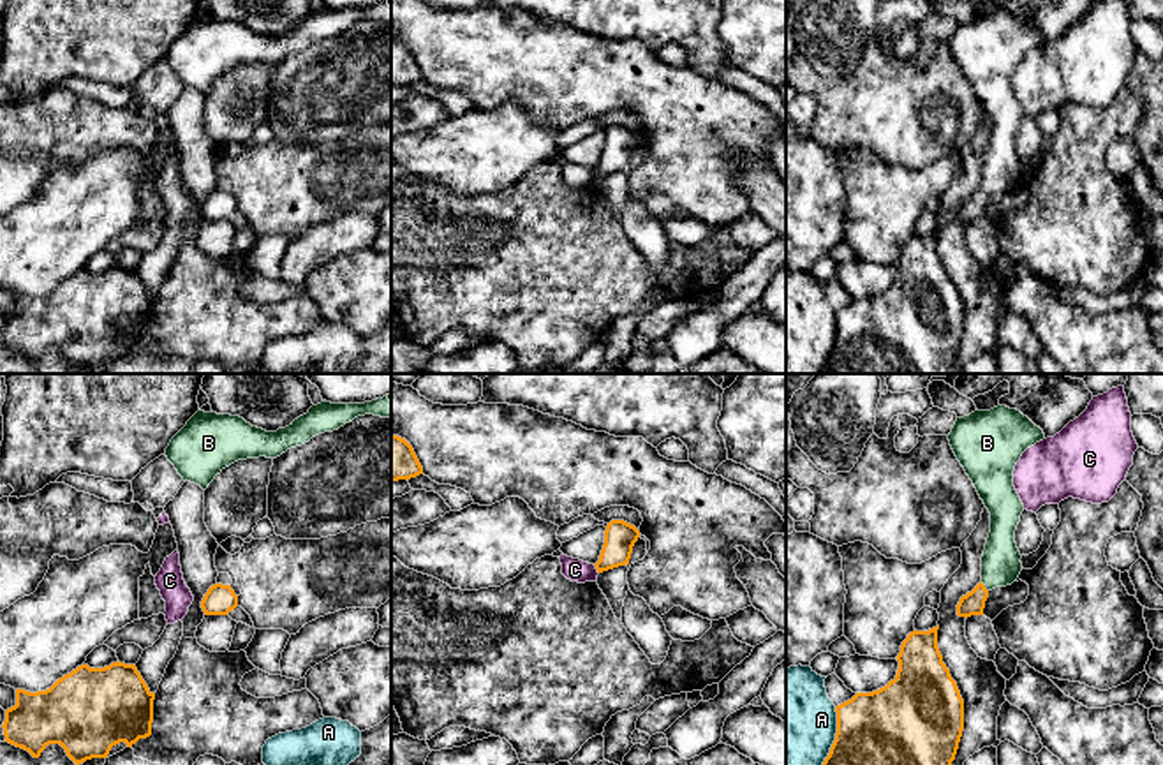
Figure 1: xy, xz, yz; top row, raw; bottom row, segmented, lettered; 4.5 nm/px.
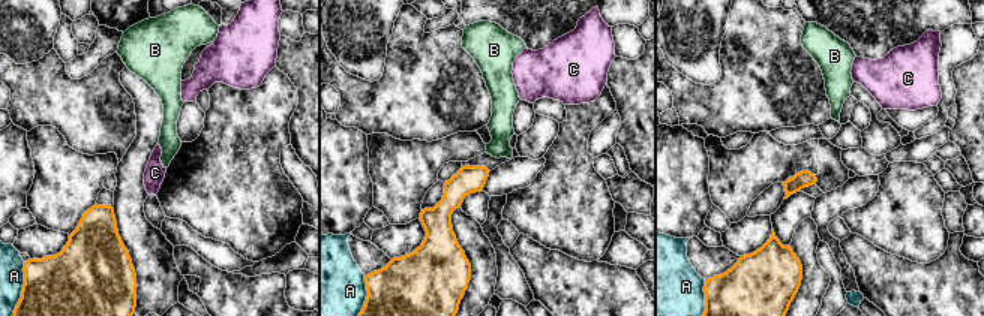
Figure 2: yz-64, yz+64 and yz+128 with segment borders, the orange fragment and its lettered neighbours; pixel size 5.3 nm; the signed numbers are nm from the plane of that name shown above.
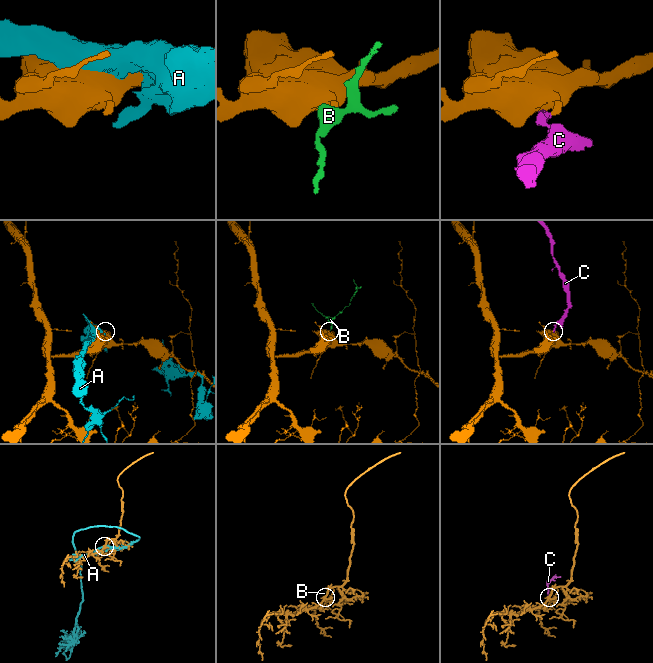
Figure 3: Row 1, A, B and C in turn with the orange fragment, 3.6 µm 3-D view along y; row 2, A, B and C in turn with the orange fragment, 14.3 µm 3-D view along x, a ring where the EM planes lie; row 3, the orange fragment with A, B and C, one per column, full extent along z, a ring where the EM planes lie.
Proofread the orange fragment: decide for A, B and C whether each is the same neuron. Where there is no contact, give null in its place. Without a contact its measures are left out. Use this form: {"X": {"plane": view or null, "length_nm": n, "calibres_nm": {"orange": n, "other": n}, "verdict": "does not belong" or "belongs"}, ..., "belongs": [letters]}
{"A": {"plane": "yz", "length_nm": 280, "calibres_nm": {"orange": 500, "other": 460}, "verdict": "does not belong"}, "B": {"plane": "yz", "length_nm": 60, "calibres_nm": {"orange": 110, "other": 180}, "verdict": "belongs"}, "C": {"plane": "xz", "length_nm": 50, "calibres_nm": {"orange": 140, "other": 110}, "verdict": "does not belong"}, "belongs": ["B"]}

